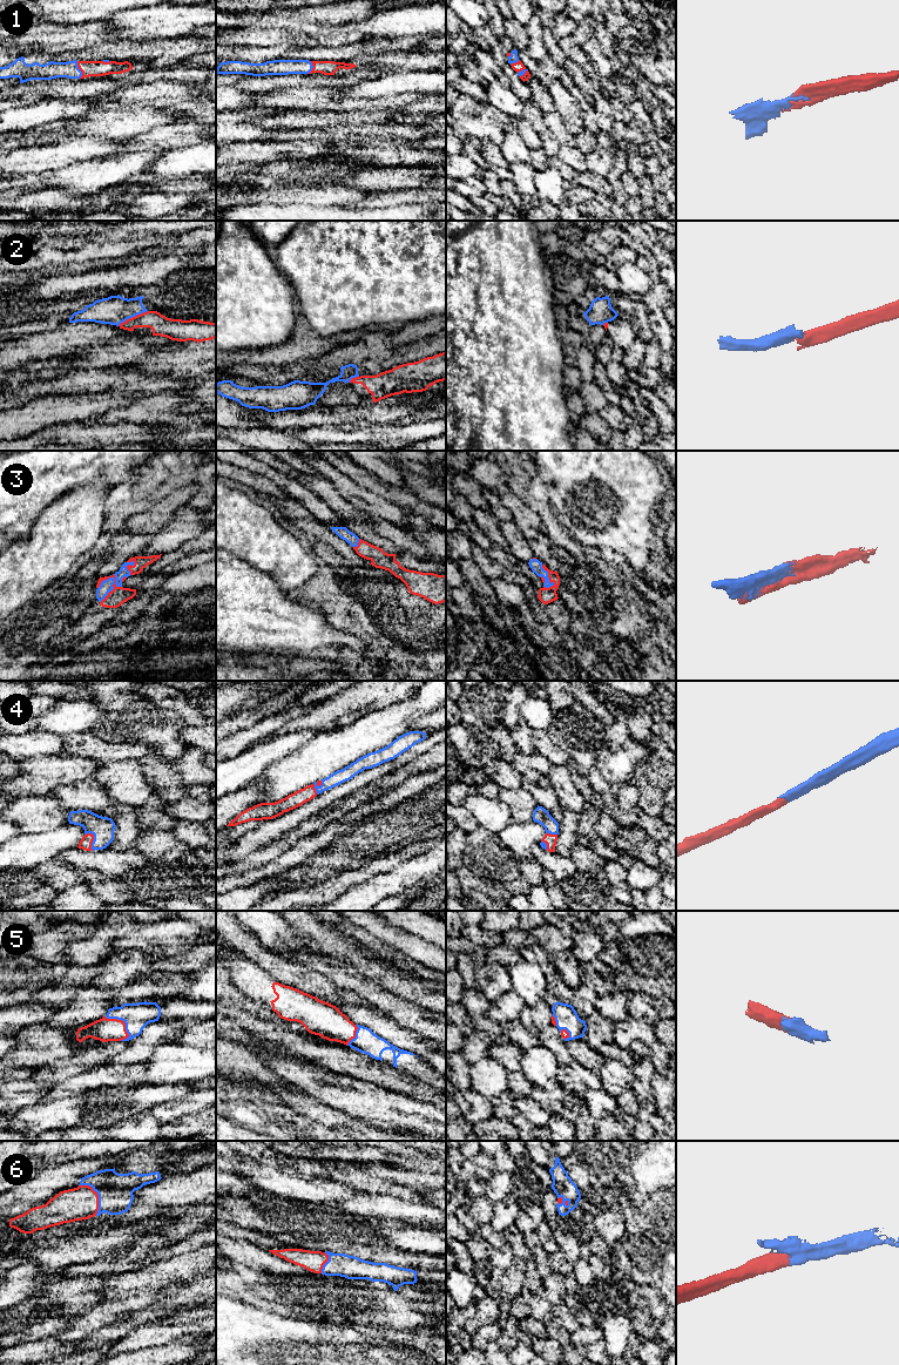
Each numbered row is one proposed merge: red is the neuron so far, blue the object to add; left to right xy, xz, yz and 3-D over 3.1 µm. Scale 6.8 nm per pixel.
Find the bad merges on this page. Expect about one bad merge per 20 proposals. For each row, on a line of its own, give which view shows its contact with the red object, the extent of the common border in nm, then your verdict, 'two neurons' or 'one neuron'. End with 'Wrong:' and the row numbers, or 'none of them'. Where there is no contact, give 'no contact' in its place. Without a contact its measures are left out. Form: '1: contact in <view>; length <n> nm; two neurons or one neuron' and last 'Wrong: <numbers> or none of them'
1: contact in xy; length 120 nm; one neuron
2: contact in xy; length 240 nm; two neurons
3: contact in xy; length 220 nm; one neuron
4: contact in xy; length 130 nm; one neuron
5: contact in xy; length 220 nm; one neuron
6: contact in xy; length 240 nm; one neuron
Wrong: 2

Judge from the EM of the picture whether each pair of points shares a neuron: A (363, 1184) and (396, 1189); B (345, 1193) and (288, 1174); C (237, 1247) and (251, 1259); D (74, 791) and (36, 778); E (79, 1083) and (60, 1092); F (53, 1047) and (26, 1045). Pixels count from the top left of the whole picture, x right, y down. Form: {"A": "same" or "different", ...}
{"A": "same", "B": "same", "C": "same", "D": "different", "E": "same", "F": "same"}

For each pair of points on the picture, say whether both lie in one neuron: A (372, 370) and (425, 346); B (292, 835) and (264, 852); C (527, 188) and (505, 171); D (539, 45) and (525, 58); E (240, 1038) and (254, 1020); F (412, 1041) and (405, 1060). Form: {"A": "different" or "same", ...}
{"A": "same", "B": "same", "C": "different", "D": "different", "E": "different", "F": "different"}

